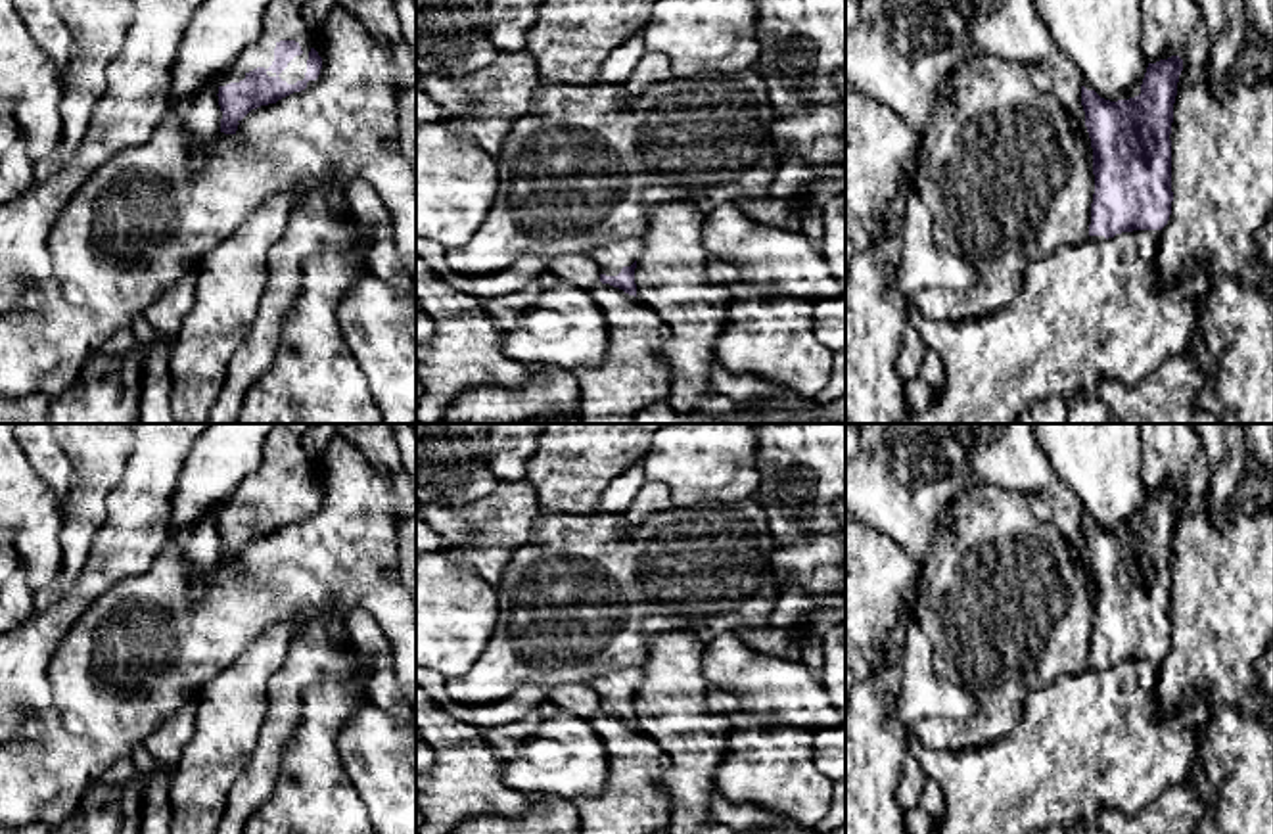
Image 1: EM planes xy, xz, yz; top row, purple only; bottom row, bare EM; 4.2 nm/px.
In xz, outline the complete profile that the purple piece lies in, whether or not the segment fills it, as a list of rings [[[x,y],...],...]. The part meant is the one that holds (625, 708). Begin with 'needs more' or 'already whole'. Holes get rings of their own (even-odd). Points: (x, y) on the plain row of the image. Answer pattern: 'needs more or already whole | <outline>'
needs more | [[[640,665],[619,667],[594,681],[592,688],[600,696],[600,711],[636,727],[635,698],[642,683],[644,671]]]

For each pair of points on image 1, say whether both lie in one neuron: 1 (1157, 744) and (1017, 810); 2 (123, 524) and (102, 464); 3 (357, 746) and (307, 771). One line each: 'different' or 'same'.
1: same
2: different
3: different

